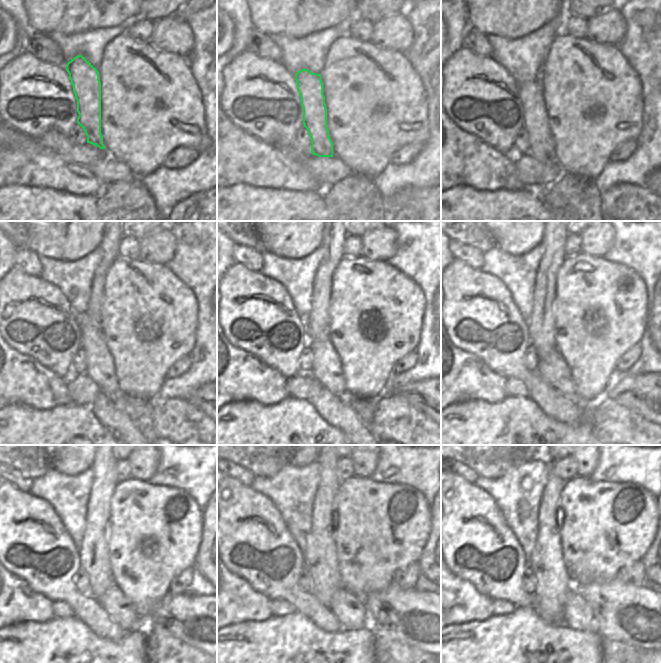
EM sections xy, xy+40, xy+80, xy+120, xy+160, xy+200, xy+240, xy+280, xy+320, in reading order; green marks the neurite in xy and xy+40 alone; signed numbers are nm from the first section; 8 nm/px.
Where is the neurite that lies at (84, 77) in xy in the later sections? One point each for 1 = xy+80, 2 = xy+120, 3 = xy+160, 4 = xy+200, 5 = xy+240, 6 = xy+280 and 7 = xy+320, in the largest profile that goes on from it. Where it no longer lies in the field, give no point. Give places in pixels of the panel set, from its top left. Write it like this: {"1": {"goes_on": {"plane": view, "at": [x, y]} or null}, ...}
{"1": {"goes_on": {"plane": "xy+80", "at": [541, 144]}}, "2": {"goes_on": {"plane": "xy+120", "at": [100, 369]}}, "3": {"goes_on": {"plane": "xy+160", "at": [326, 370]}}, "4": {"goes_on": {"plane": "xy+200", "at": [552, 368]}}, "5": {"goes_on": {"plane": "xy+240", "at": [118, 607]}}, "6": {"goes_on": {"plane": "xy+280", "at": [350, 610]}}, "7": {"goes_on": {"plane": "xy+320", "at": [577, 614]}}}

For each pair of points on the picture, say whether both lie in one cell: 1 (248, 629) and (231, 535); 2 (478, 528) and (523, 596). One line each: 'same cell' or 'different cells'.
1: different cells
2: same cell

